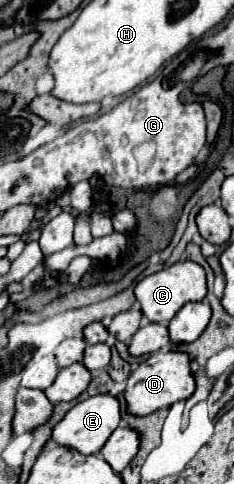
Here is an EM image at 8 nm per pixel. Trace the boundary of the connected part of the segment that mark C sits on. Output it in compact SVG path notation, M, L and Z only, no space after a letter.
M177 261L171 267L165 267L153 275L143 277L135 285L135 297L141 303L141 311L149 321L169 323L175 313L189 301L203 301L207 295L207 277L205 269L195 261Z

